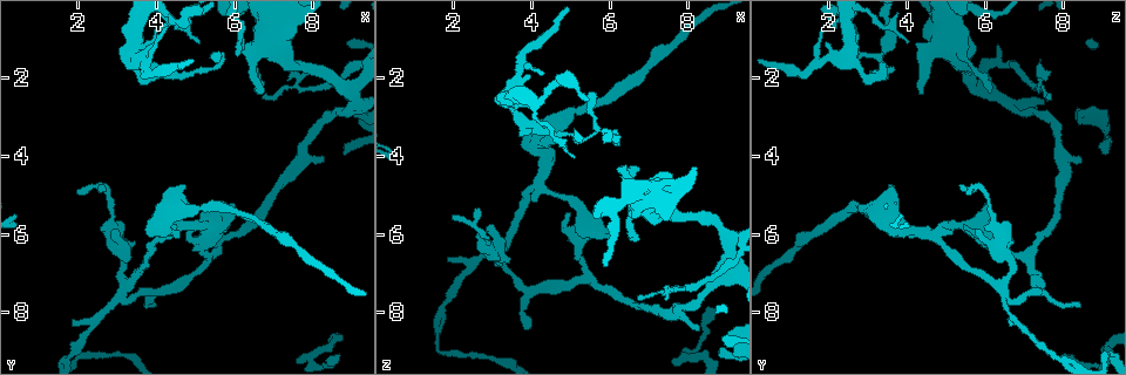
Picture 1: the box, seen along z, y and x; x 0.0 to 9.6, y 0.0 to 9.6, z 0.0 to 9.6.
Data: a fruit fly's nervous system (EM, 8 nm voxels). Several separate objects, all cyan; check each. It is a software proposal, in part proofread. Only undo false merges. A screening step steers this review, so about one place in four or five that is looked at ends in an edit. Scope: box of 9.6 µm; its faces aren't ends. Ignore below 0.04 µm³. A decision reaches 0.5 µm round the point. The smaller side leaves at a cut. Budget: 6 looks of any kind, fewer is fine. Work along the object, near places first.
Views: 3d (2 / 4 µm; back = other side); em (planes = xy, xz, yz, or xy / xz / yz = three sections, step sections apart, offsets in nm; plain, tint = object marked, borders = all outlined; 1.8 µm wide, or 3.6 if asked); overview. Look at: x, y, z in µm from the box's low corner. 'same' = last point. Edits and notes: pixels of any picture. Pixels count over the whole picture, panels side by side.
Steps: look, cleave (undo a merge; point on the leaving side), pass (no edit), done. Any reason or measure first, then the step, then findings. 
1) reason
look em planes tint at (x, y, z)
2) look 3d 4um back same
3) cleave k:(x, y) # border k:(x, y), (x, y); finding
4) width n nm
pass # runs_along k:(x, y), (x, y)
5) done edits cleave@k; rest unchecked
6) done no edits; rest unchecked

sudden change in width
look em 3.6um xy step 8 tint at (6.90, 0.65, 4.85)

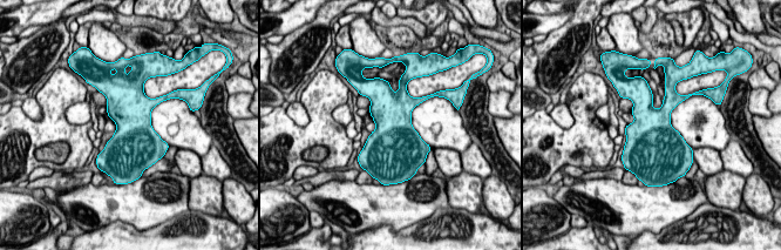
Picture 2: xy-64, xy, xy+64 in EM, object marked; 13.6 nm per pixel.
pass # one neuron here

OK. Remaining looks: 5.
abrupt turn
look 3d 4um at (4.15, 6.00, 4.65)

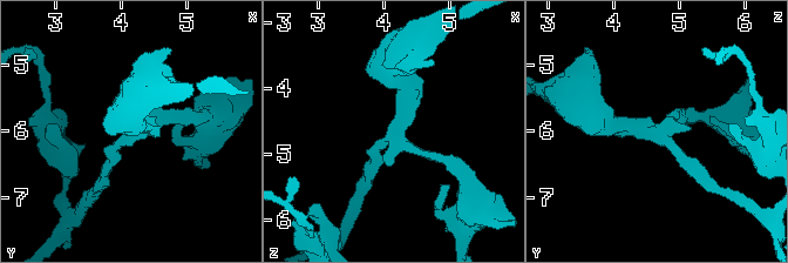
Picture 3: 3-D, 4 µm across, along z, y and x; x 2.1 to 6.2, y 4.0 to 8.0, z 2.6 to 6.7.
now the EM
look em planes borders at (4.20, 6.00, 4.55)

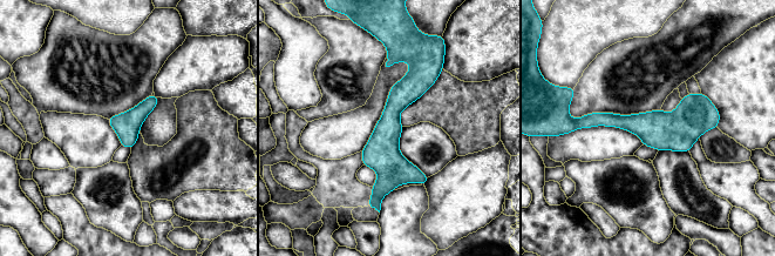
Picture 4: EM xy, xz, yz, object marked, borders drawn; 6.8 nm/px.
width 180 nm
pass # one neuron here

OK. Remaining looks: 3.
a fork
look 3d 4um at (3.50, 1.50, 2.55)

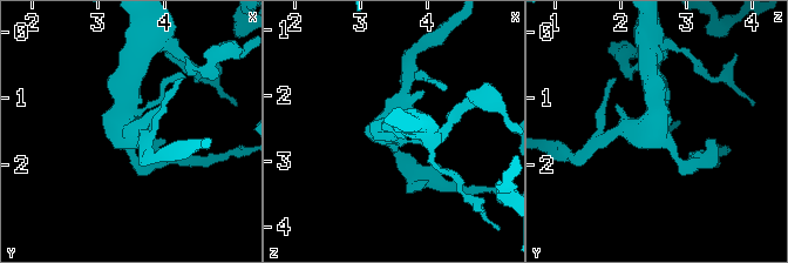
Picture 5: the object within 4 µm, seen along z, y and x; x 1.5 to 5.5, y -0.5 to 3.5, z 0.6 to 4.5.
look em planes tint at (3.40, 1.45, 2.50)

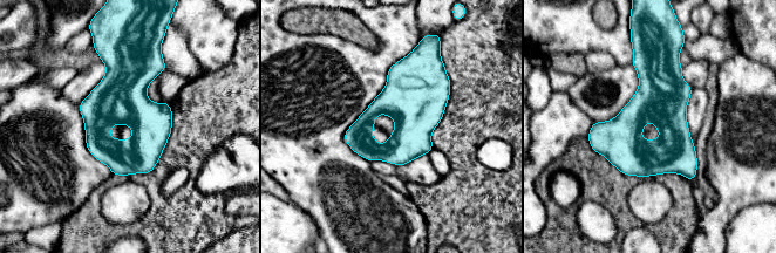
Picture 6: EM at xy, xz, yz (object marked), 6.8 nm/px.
width 280 nm
pass # continuous, no second neuron

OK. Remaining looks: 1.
done no edits; rest unchecked

